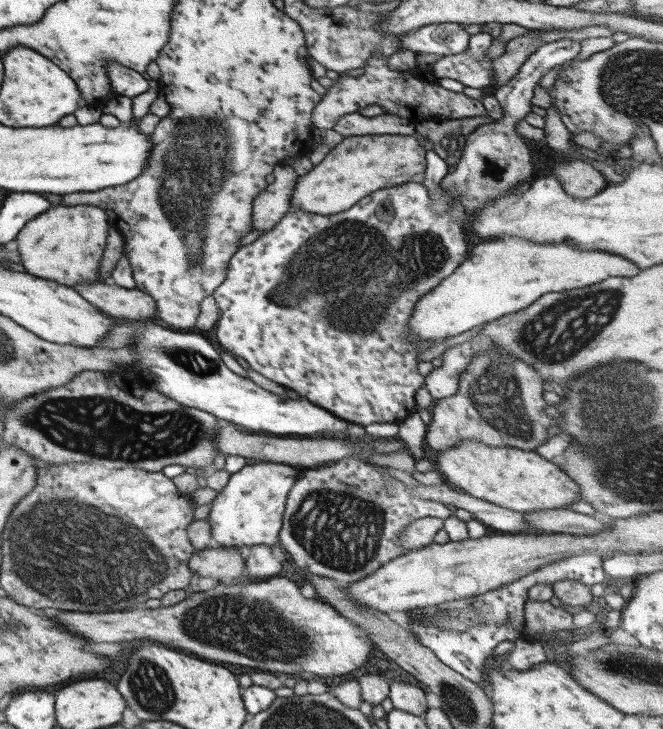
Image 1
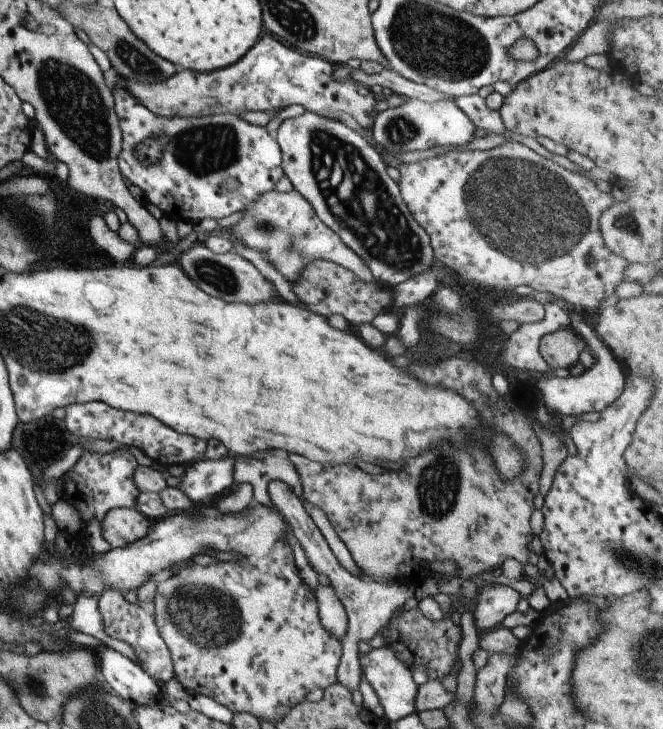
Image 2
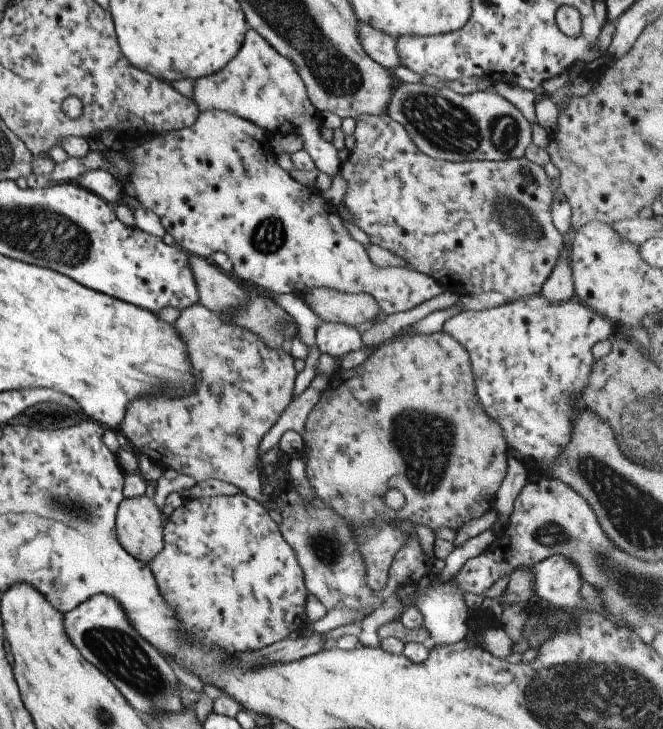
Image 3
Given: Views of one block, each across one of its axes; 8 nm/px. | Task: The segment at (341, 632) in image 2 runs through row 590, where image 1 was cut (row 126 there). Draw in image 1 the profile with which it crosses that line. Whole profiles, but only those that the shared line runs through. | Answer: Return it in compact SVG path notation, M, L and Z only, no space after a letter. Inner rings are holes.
M379 50L367 60L364 66L366 72L362 76L354 77L344 74L333 80L326 95L314 107L312 113L313 126L318 129L334 129L334 125L346 114L358 113L369 104L379 104L388 114L408 119L412 124L422 120L447 121L456 118L472 118L488 114L483 102L472 99L463 92L453 92L444 89L438 83L430 85L424 83L412 71L390 70L387 65L388 56Z

